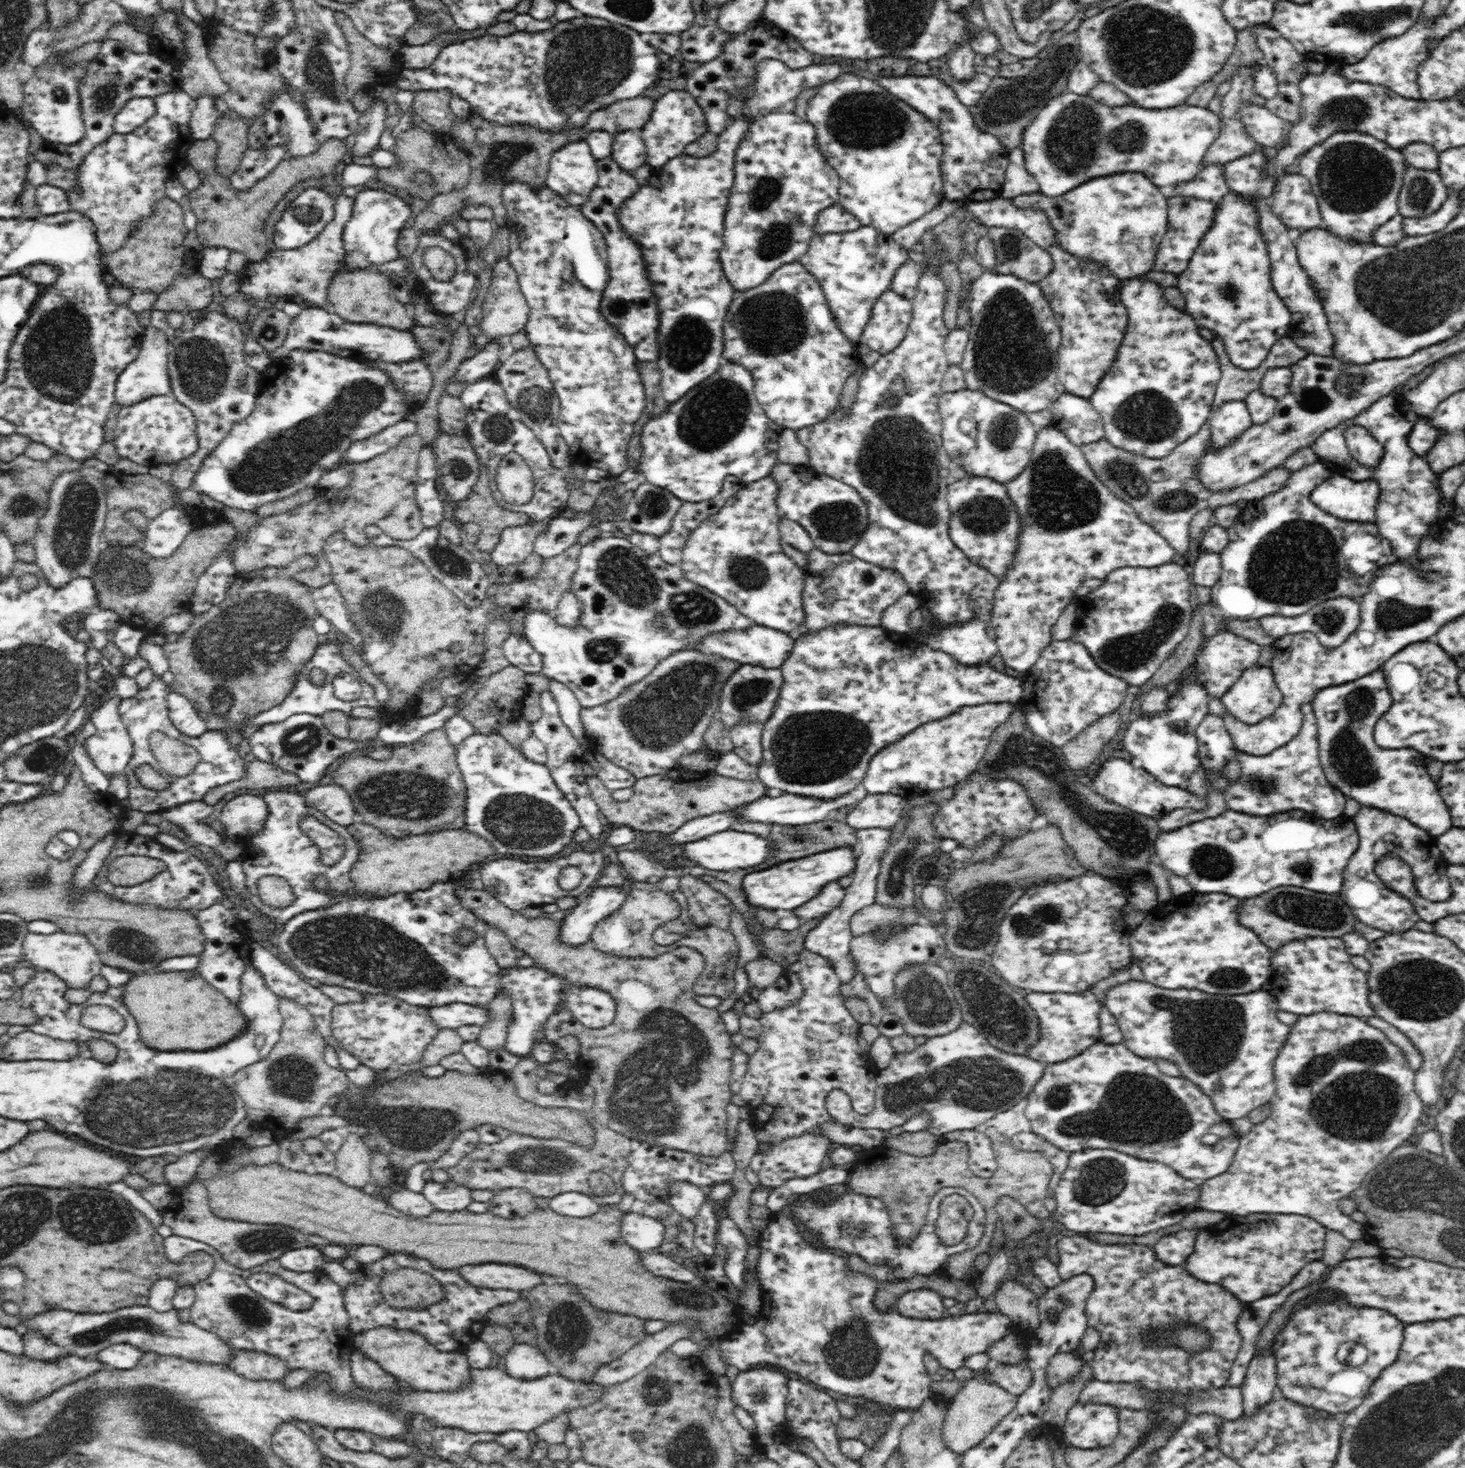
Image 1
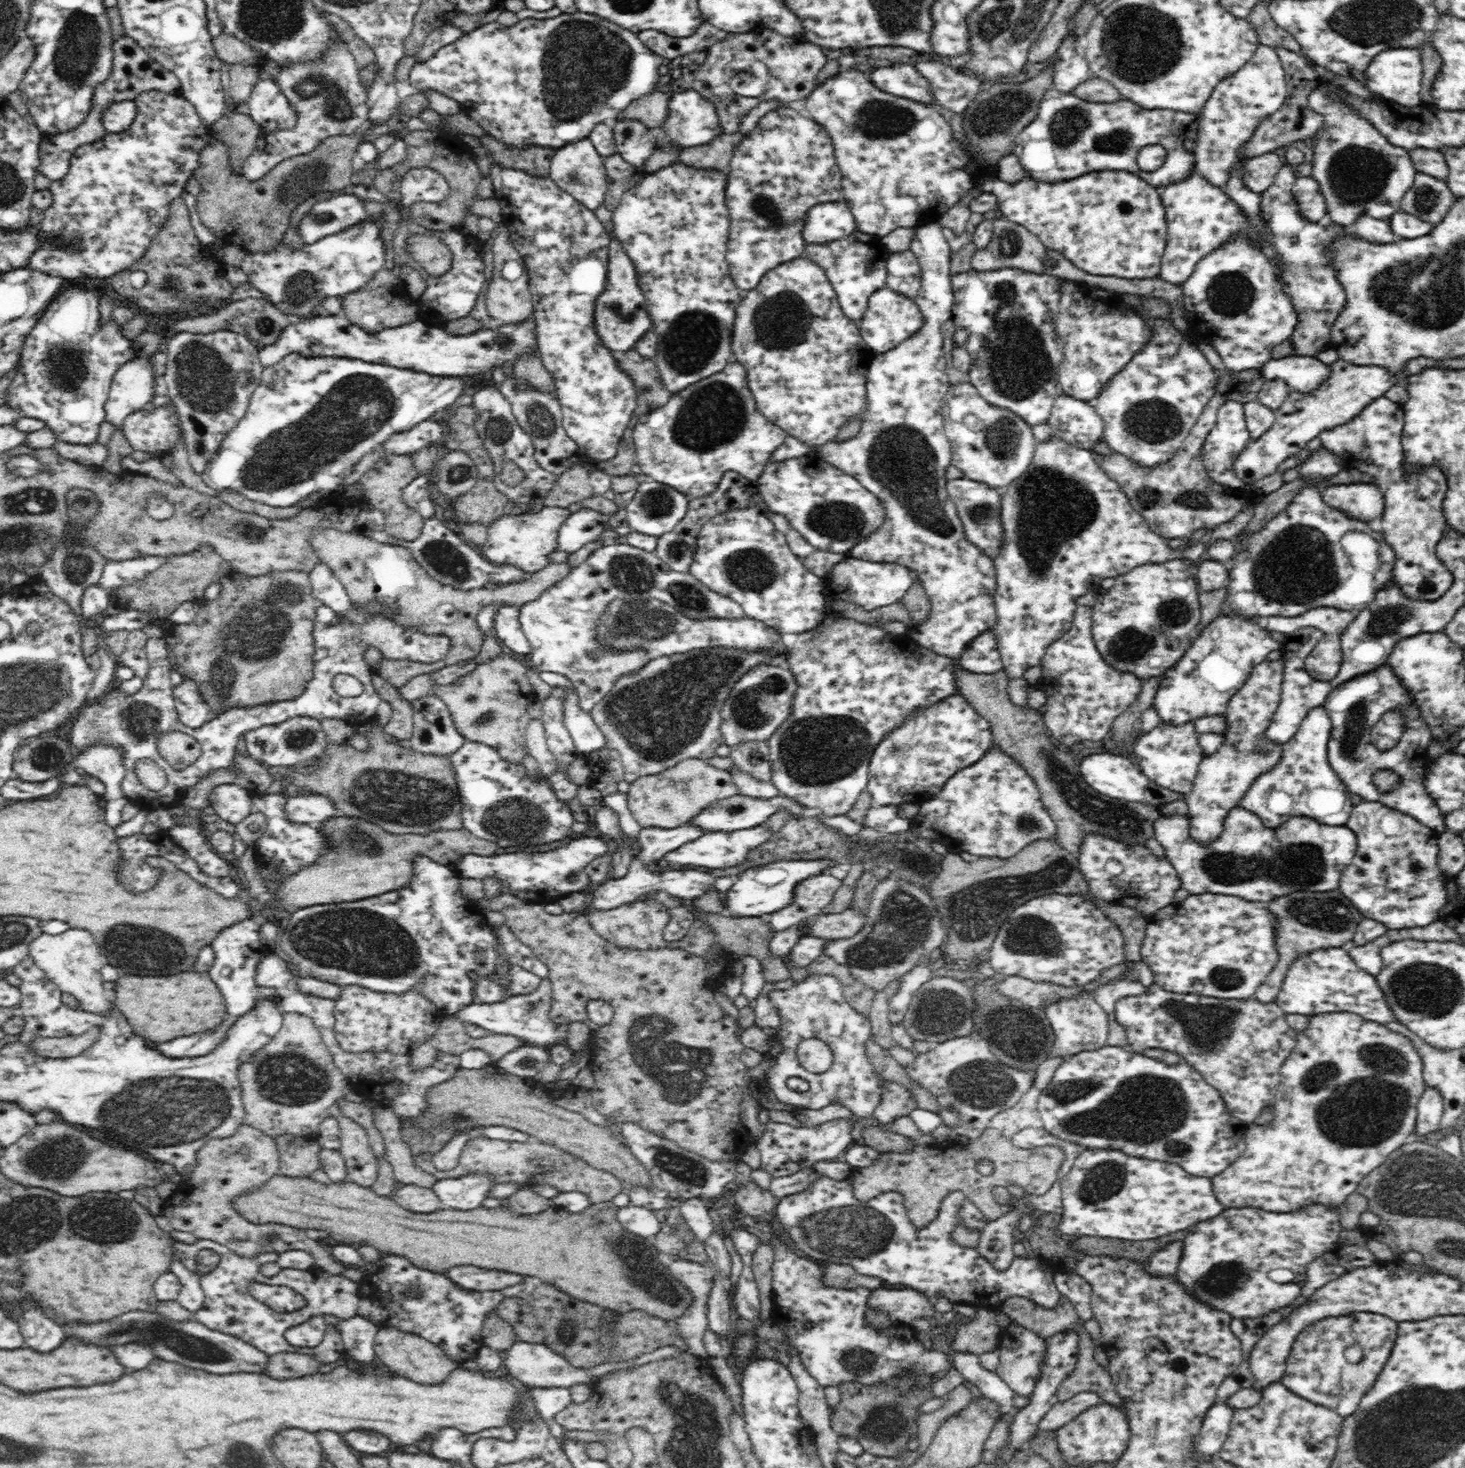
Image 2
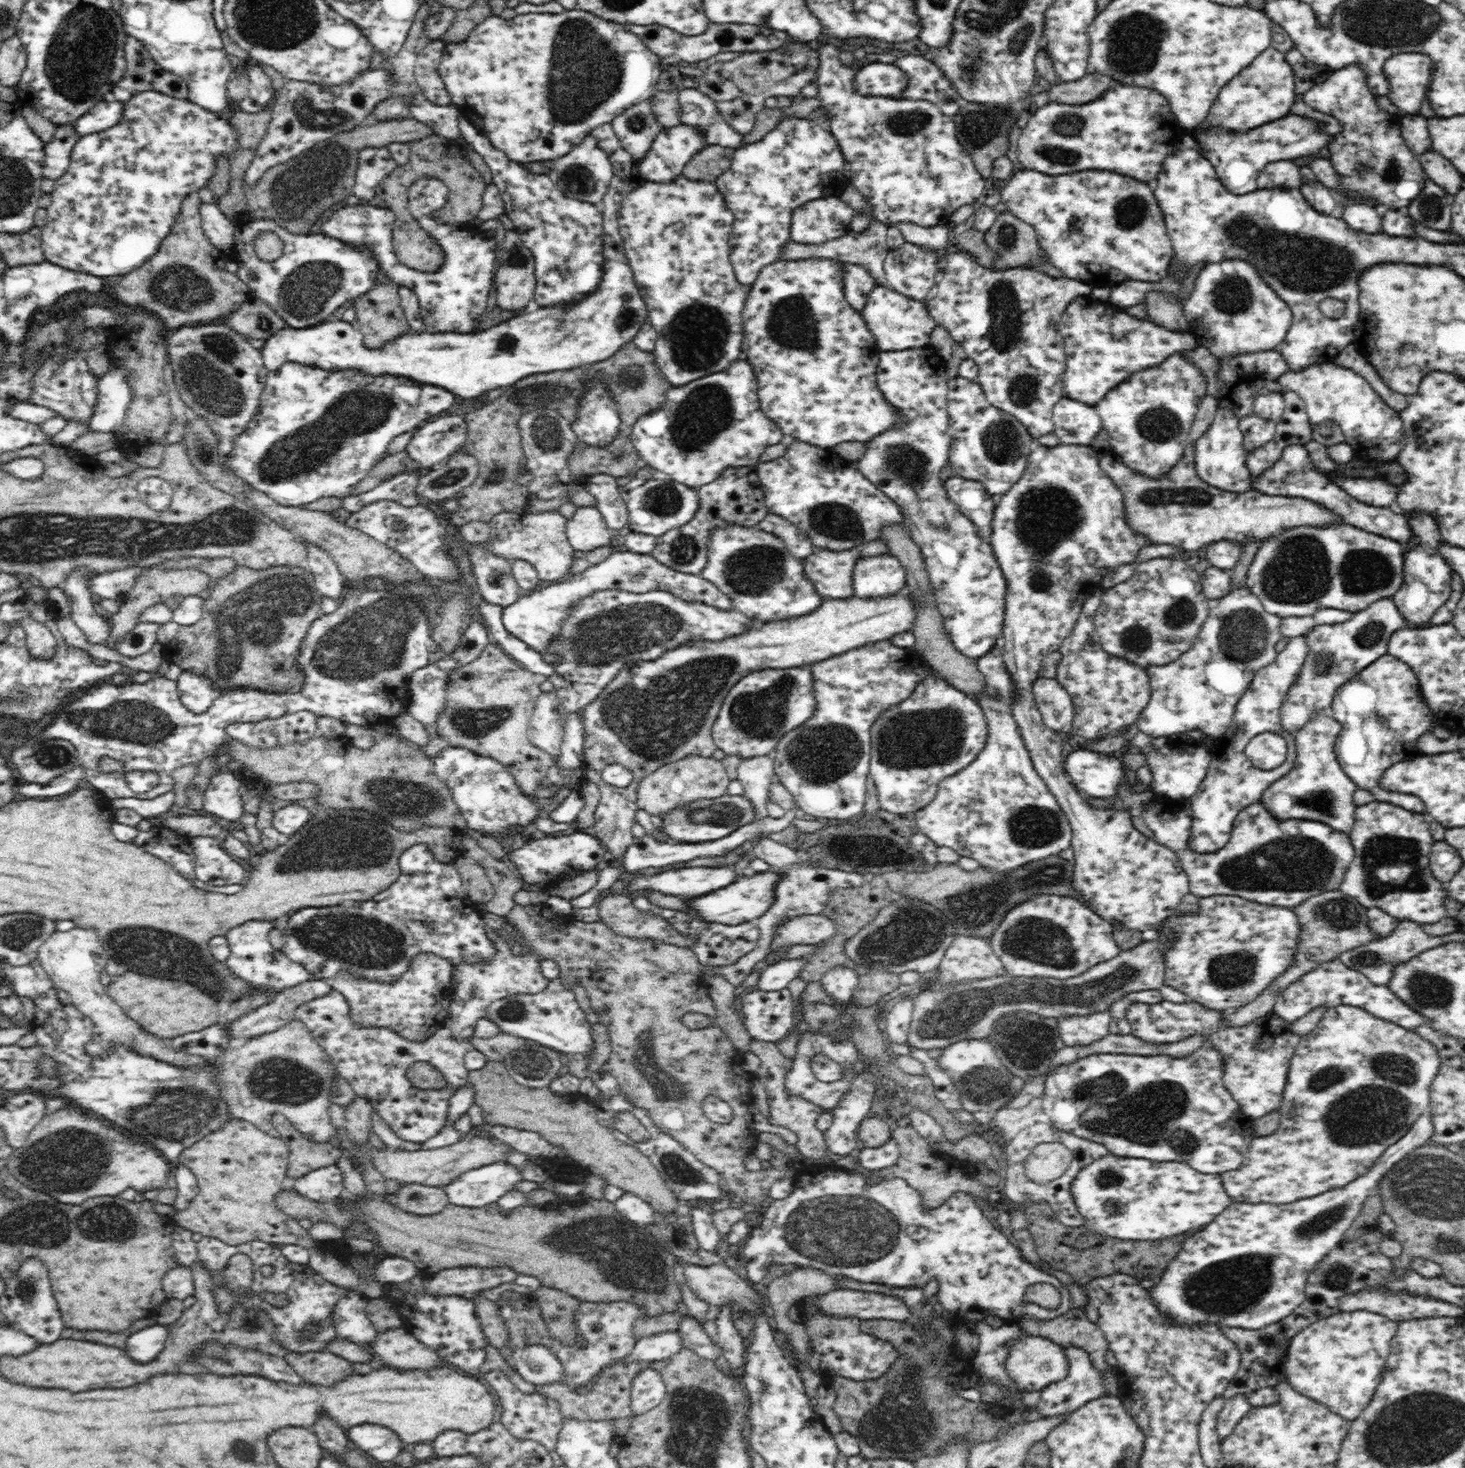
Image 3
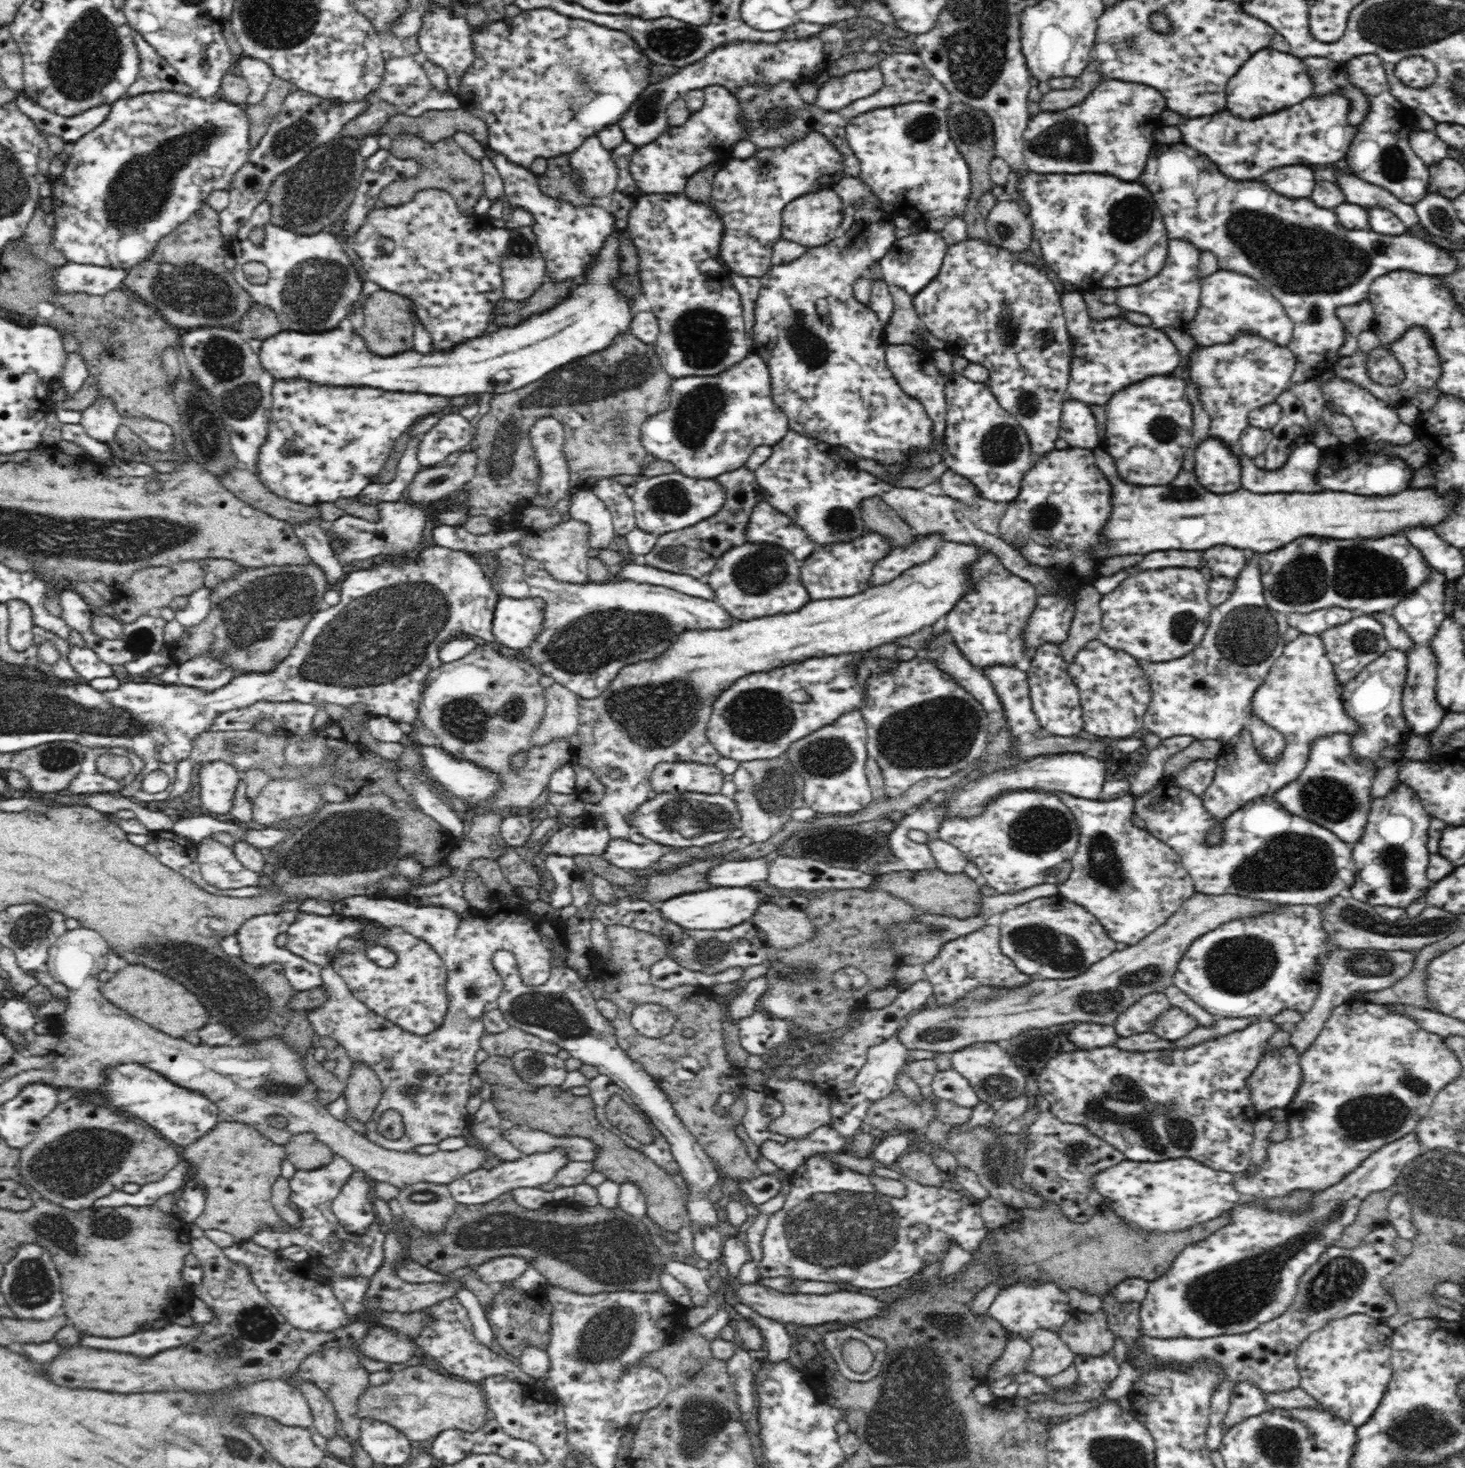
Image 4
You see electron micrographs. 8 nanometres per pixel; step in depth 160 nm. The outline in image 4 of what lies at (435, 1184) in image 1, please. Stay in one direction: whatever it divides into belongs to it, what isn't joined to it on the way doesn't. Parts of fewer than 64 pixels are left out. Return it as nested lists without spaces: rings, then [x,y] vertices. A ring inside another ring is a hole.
[[[554,1149],[550,1152],[539,1152],[529,1155],[523,1155],[521,1159],[515,1161],[502,1161],[500,1164],[484,1168],[483,1166],[465,1174],[454,1180],[447,1187],[449,1193],[454,1200],[463,1205],[477,1205],[489,1203],[491,1200],[497,1199],[504,1193],[510,1193],[515,1188],[532,1188],[538,1184],[546,1184],[554,1178],[554,1172],[558,1172],[558,1168],[562,1168],[568,1157],[562,1151]]]

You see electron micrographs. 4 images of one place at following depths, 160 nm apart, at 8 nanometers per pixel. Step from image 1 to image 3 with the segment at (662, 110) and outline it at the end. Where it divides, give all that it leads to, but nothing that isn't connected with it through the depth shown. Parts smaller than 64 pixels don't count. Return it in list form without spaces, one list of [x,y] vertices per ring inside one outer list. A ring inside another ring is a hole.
[[[685,88],[678,93],[680,124],[696,127],[707,145],[740,148],[742,135],[736,132],[719,113],[714,100],[697,88]]]

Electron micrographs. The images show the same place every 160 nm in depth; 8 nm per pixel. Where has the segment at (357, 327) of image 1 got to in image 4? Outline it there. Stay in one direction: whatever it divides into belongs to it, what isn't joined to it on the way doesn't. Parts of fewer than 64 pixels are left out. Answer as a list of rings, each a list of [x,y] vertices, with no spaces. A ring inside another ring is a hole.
[[[624,141],[620,146],[612,149],[612,156],[619,175],[616,188],[611,194],[610,209],[608,212],[614,216],[616,222],[612,226],[612,232],[606,236],[596,262],[590,272],[578,283],[572,286],[568,296],[564,296],[558,304],[554,304],[550,310],[538,312],[528,316],[516,326],[502,326],[498,330],[484,334],[478,338],[462,340],[454,344],[452,348],[446,350],[432,350],[428,354],[422,354],[414,348],[392,354],[392,356],[380,356],[372,352],[365,343],[365,340],[350,328],[336,327],[326,332],[279,332],[265,338],[260,348],[259,360],[263,368],[274,376],[275,380],[303,379],[310,383],[324,384],[332,386],[366,386],[378,388],[384,391],[423,393],[428,395],[446,396],[448,398],[462,397],[492,393],[511,393],[518,388],[523,388],[527,384],[545,378],[560,367],[585,359],[585,356],[604,351],[608,348],[617,336],[626,331],[630,331],[633,319],[632,307],[634,298],[628,298],[623,292],[617,289],[617,280],[621,277],[619,268],[619,246],[621,238],[627,232],[627,218],[634,200],[638,195],[636,181],[630,172],[631,157],[637,147],[632,146],[628,141]]]

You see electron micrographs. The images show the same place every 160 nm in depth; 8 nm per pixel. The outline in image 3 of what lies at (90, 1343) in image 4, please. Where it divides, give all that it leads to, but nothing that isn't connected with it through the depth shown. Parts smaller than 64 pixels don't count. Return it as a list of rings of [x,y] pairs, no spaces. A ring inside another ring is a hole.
[[[150,1326],[132,1334],[124,1350],[136,1362],[152,1362],[162,1352],[162,1344],[166,1338],[168,1330],[164,1326]]]

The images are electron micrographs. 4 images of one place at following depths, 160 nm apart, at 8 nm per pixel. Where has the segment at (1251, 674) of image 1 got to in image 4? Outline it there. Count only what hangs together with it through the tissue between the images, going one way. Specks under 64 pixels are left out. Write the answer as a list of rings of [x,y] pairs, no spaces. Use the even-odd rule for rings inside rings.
[[[1301,634],[1292,640],[1292,642],[1283,646],[1282,656],[1279,656],[1270,670],[1266,672],[1264,682],[1258,686],[1252,702],[1250,702],[1250,715],[1262,719],[1264,723],[1282,733],[1285,738],[1285,747],[1281,757],[1278,760],[1264,761],[1255,746],[1252,744],[1252,737],[1249,728],[1240,728],[1236,736],[1232,736],[1230,740],[1222,742],[1222,750],[1216,756],[1216,768],[1214,768],[1214,778],[1210,782],[1210,786],[1201,794],[1202,805],[1204,809],[1212,815],[1212,826],[1206,830],[1204,834],[1206,846],[1218,846],[1223,840],[1223,822],[1233,812],[1236,812],[1240,807],[1243,807],[1251,800],[1260,797],[1272,797],[1274,792],[1280,790],[1282,786],[1290,784],[1292,780],[1296,780],[1302,772],[1302,768],[1306,766],[1308,760],[1308,752],[1310,752],[1310,742],[1318,736],[1328,736],[1334,732],[1343,732],[1344,734],[1354,735],[1356,732],[1356,721],[1346,715],[1341,701],[1342,684],[1336,680],[1332,663],[1324,653],[1324,643],[1318,635]]]

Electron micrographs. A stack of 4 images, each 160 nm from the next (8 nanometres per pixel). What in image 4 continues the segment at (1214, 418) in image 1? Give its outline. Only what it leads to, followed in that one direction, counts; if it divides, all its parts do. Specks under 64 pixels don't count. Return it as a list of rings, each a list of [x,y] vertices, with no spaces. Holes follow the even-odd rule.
[[[1208,437],[1196,444],[1193,452],[1198,482],[1218,494],[1241,488],[1241,460],[1229,444],[1218,437]]]

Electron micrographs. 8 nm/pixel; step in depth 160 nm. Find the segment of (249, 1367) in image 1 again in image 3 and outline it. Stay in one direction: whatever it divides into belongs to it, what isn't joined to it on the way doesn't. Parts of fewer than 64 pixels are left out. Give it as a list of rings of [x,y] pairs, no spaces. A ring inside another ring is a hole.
[[[289,1352],[282,1357],[306,1384],[330,1387],[352,1373],[350,1361],[330,1352]]]

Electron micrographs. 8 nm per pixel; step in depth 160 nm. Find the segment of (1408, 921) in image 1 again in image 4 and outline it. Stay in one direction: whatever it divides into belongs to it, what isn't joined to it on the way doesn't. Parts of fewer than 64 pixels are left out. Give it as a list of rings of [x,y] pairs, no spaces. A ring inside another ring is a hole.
[[[1396,785],[1385,797],[1370,802],[1362,839],[1351,844],[1355,863],[1354,884],[1347,895],[1374,908],[1405,910],[1414,902],[1426,902],[1433,883],[1428,879],[1428,829],[1431,816],[1424,811],[1416,793],[1404,785]]]

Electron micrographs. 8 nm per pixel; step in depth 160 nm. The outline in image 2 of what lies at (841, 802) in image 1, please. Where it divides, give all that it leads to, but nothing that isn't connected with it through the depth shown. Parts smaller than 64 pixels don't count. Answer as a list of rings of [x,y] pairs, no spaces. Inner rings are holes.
[[[738,793],[730,798],[713,802],[710,807],[706,807],[698,816],[695,816],[690,823],[703,828],[708,833],[732,832],[765,824],[766,820],[776,813],[788,813],[790,818],[801,819],[805,809],[806,807],[800,803],[783,795],[774,796],[774,798],[754,798]]]

